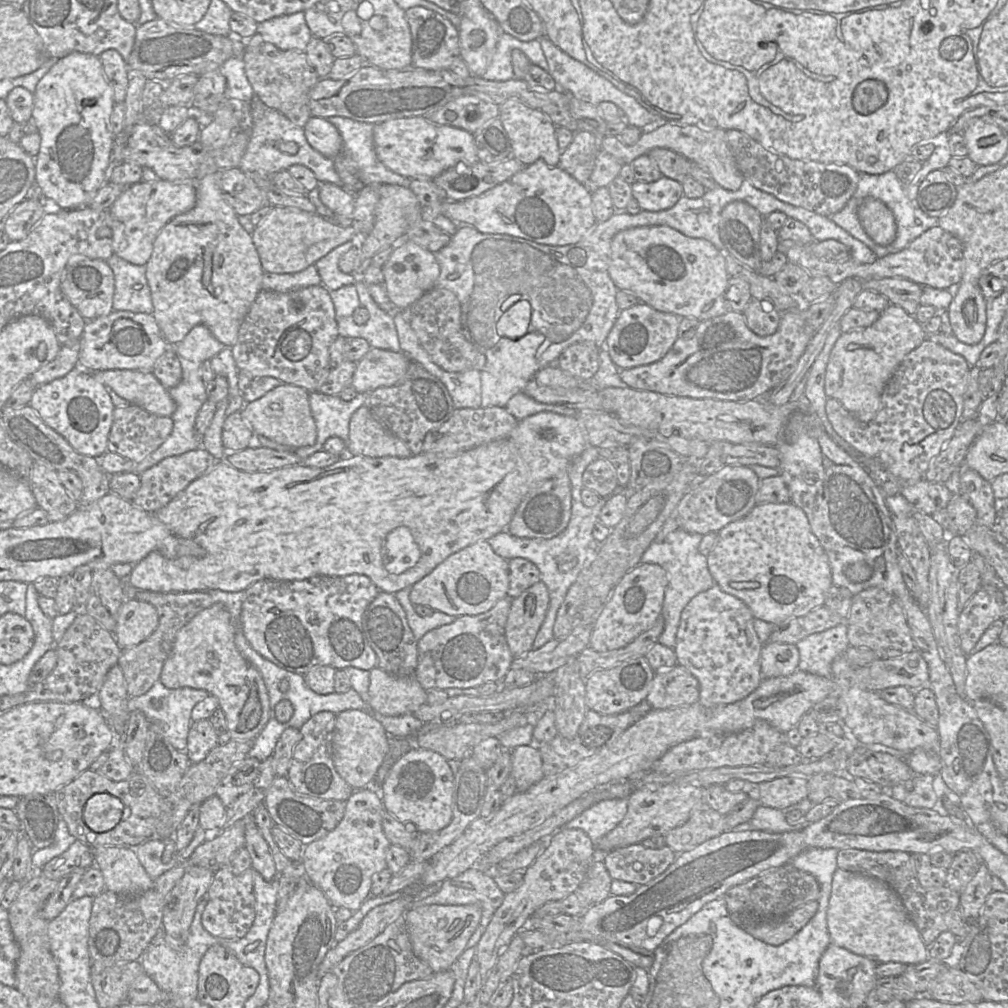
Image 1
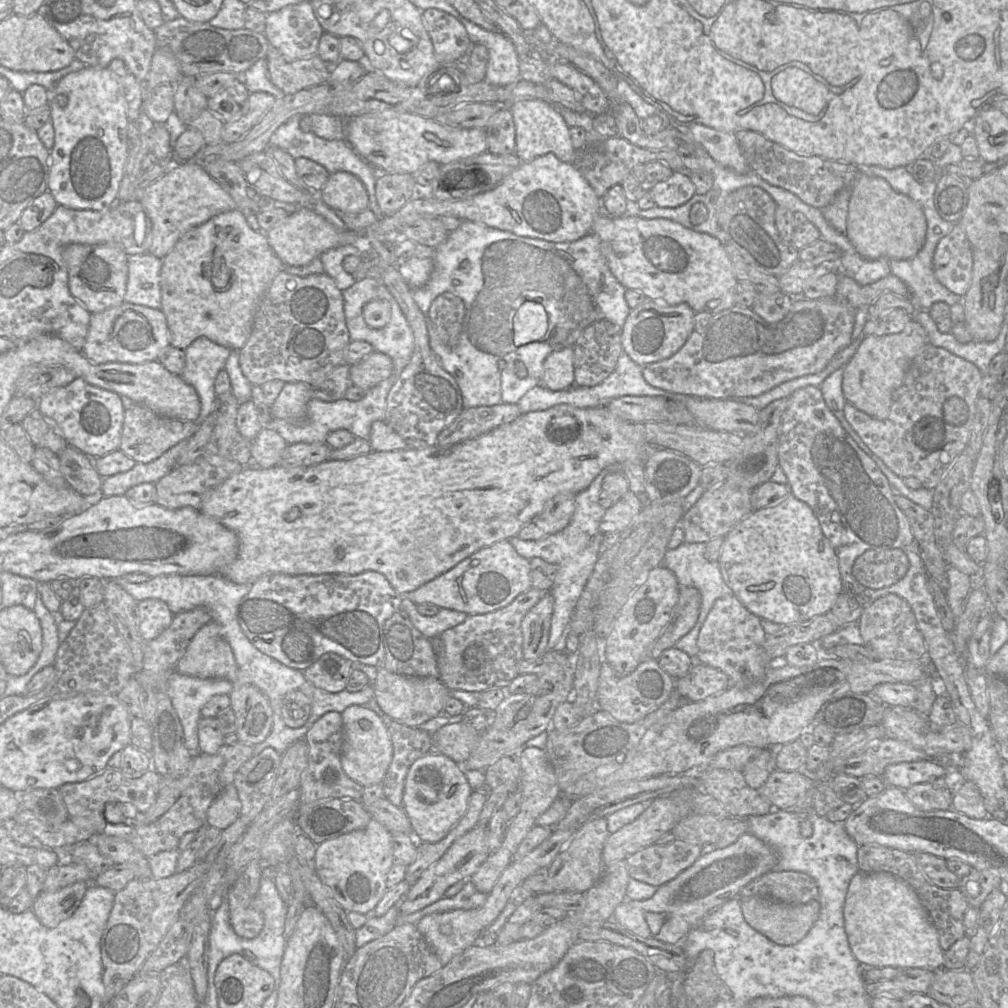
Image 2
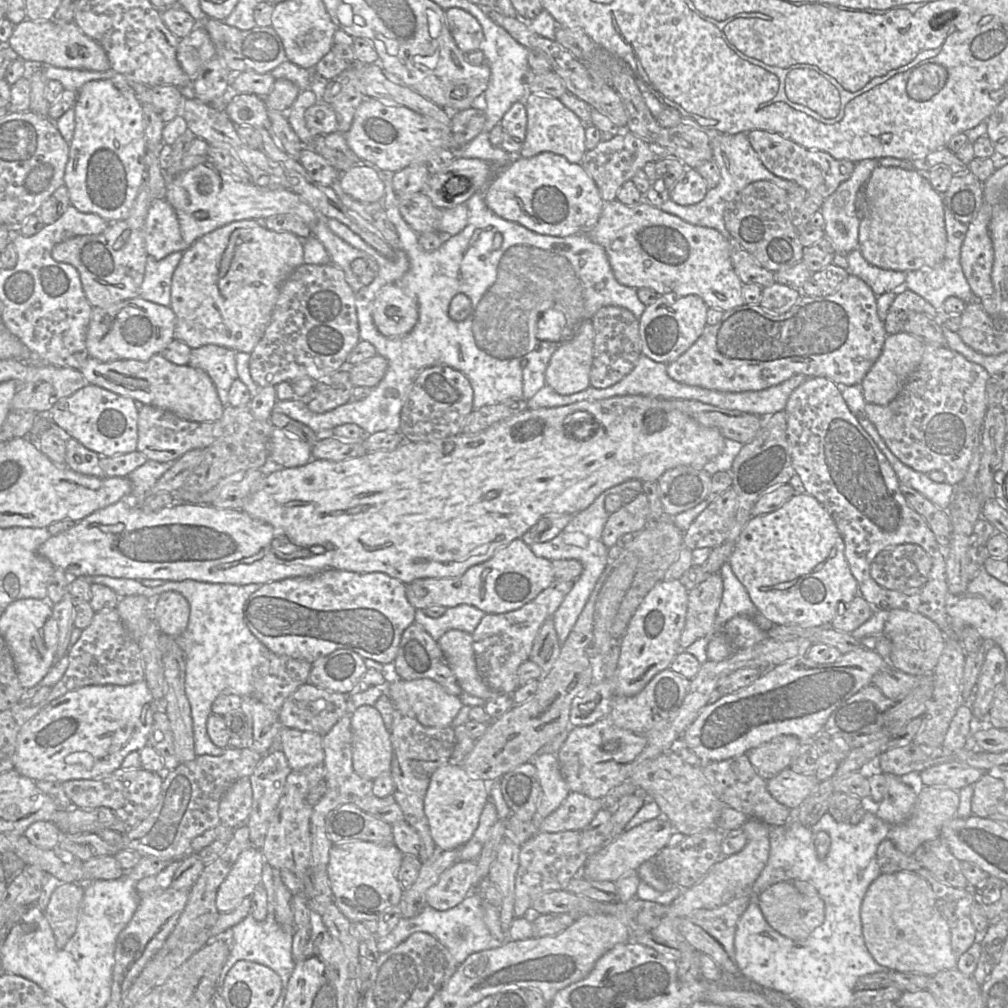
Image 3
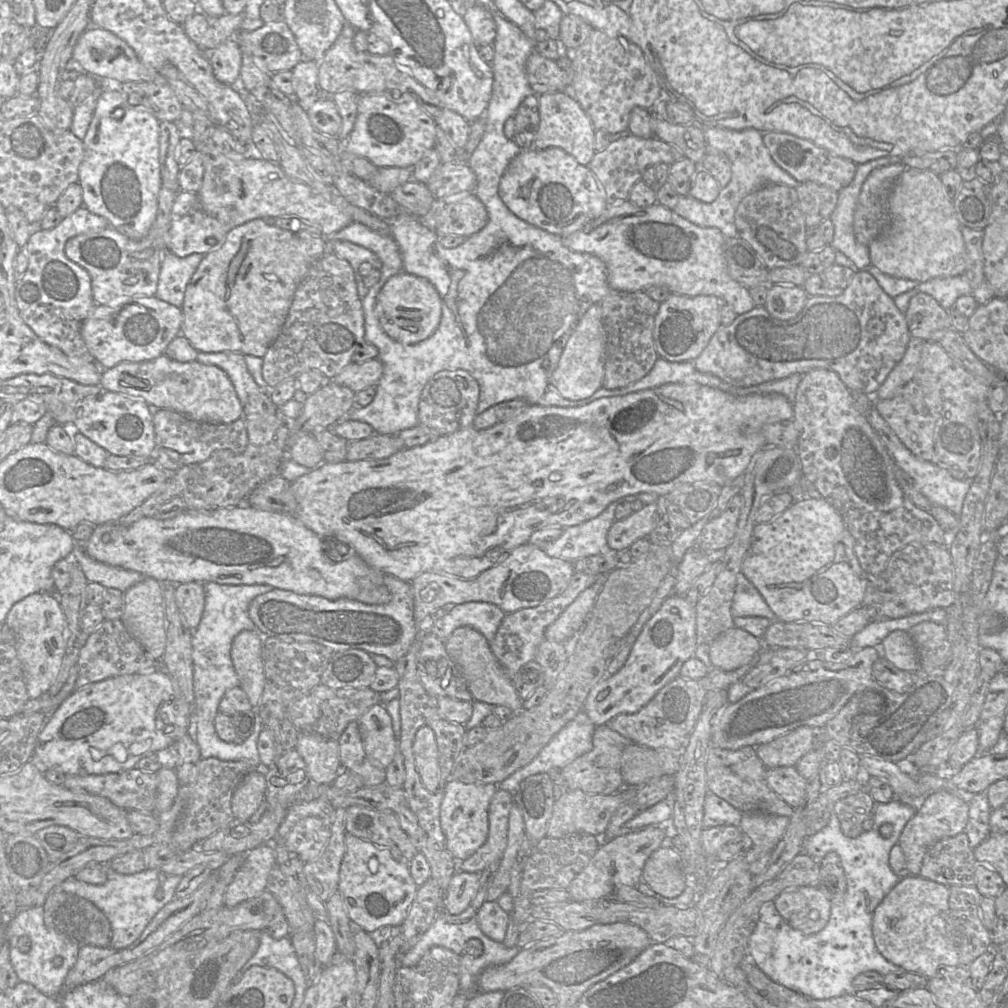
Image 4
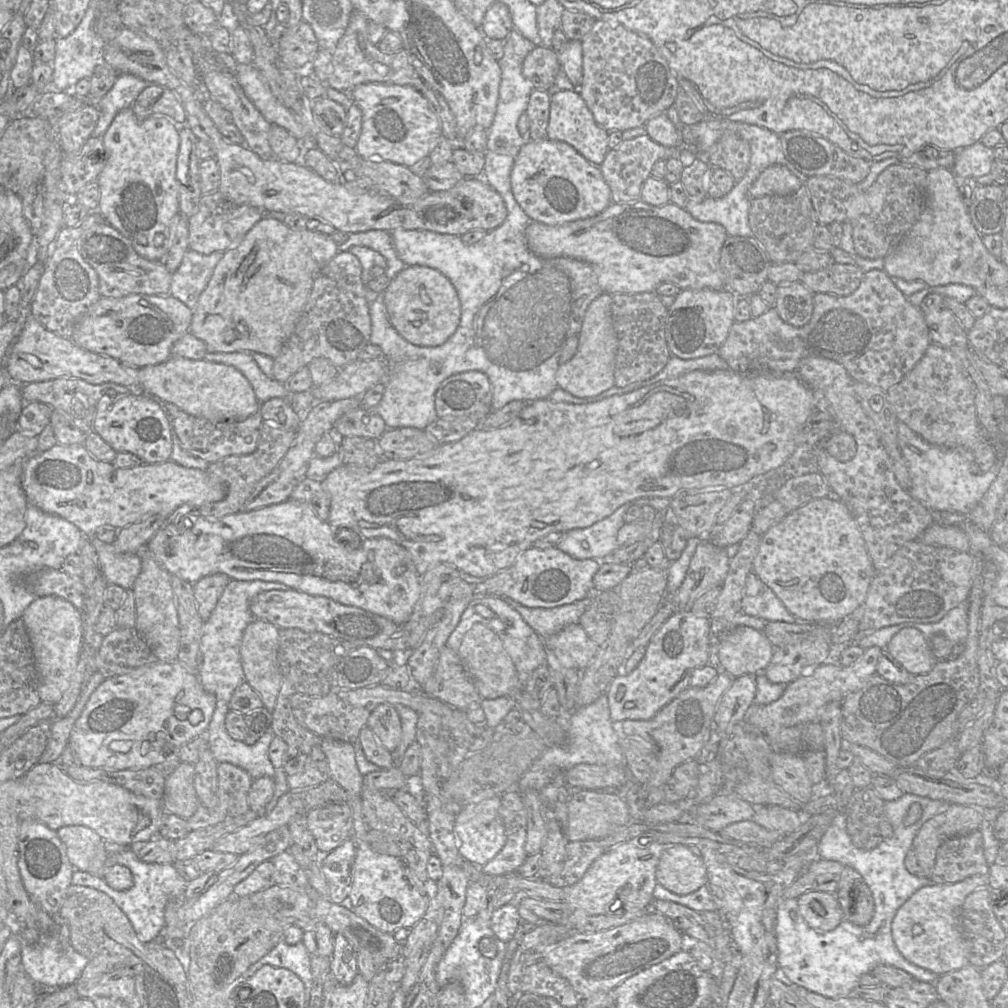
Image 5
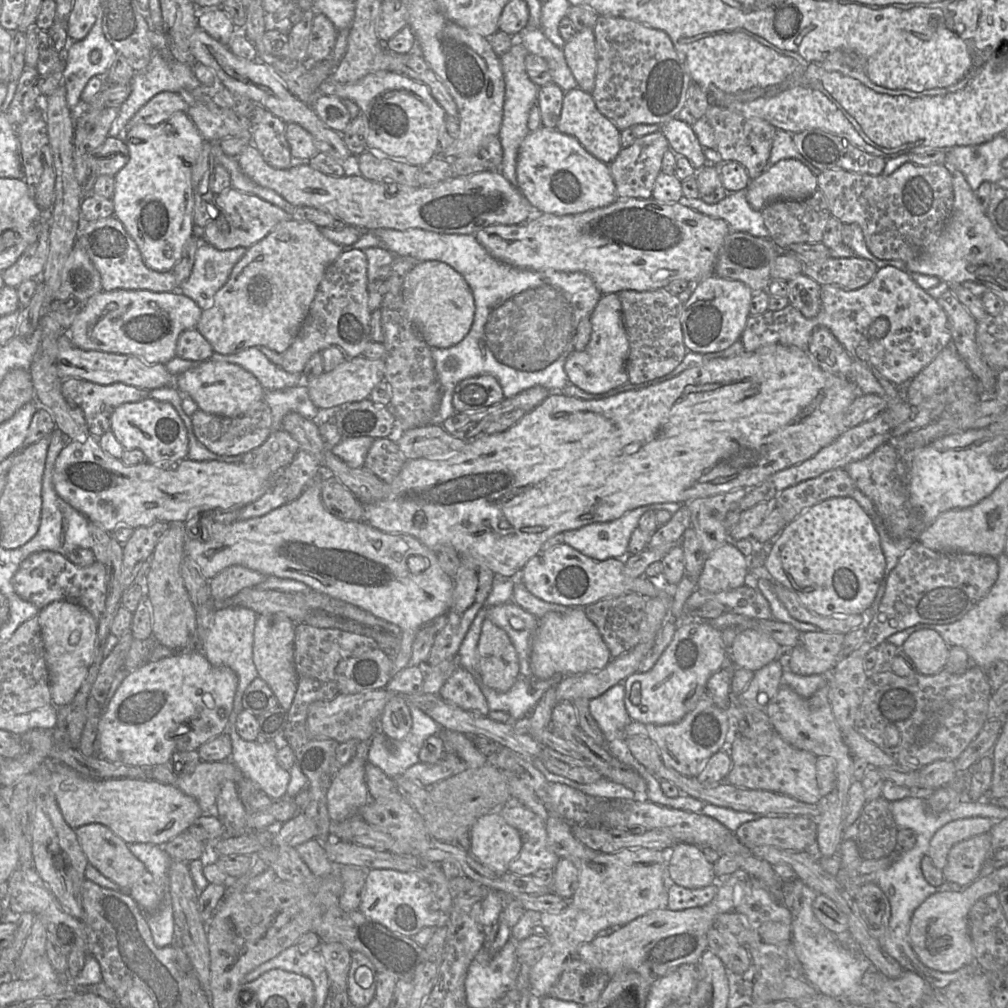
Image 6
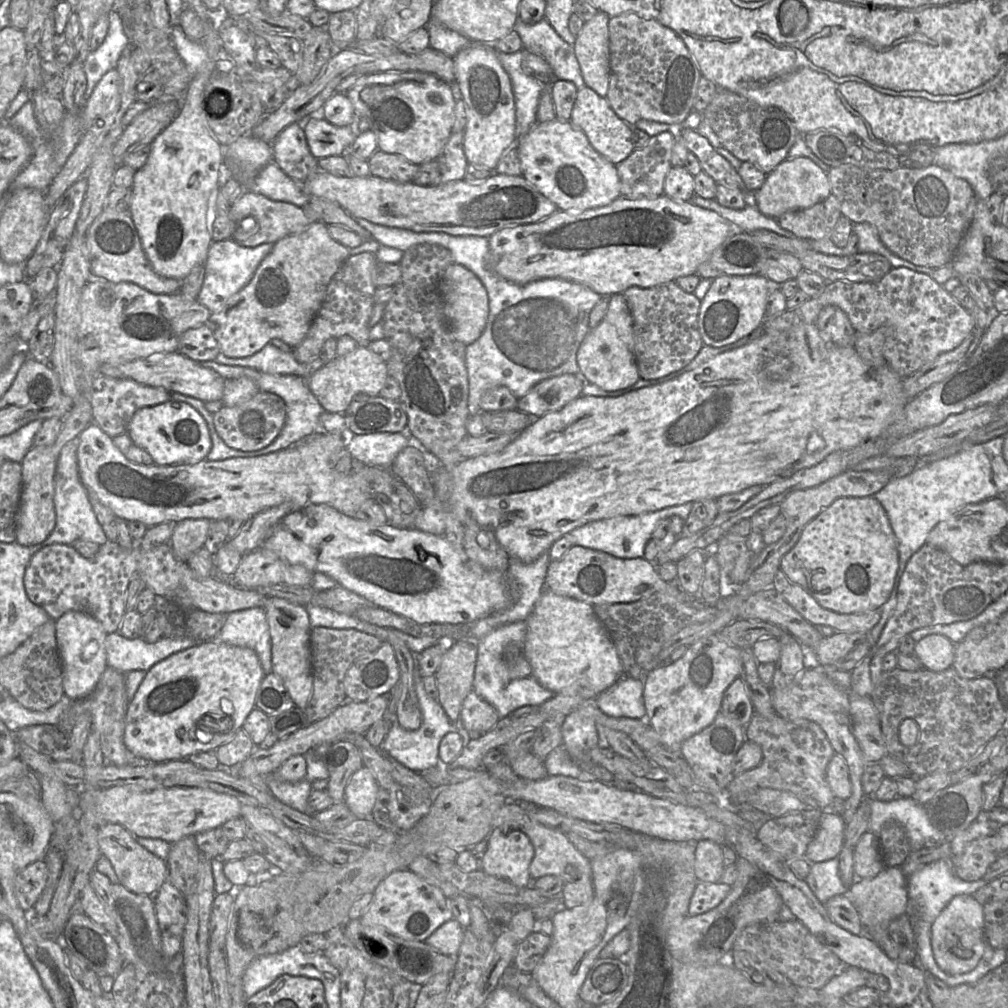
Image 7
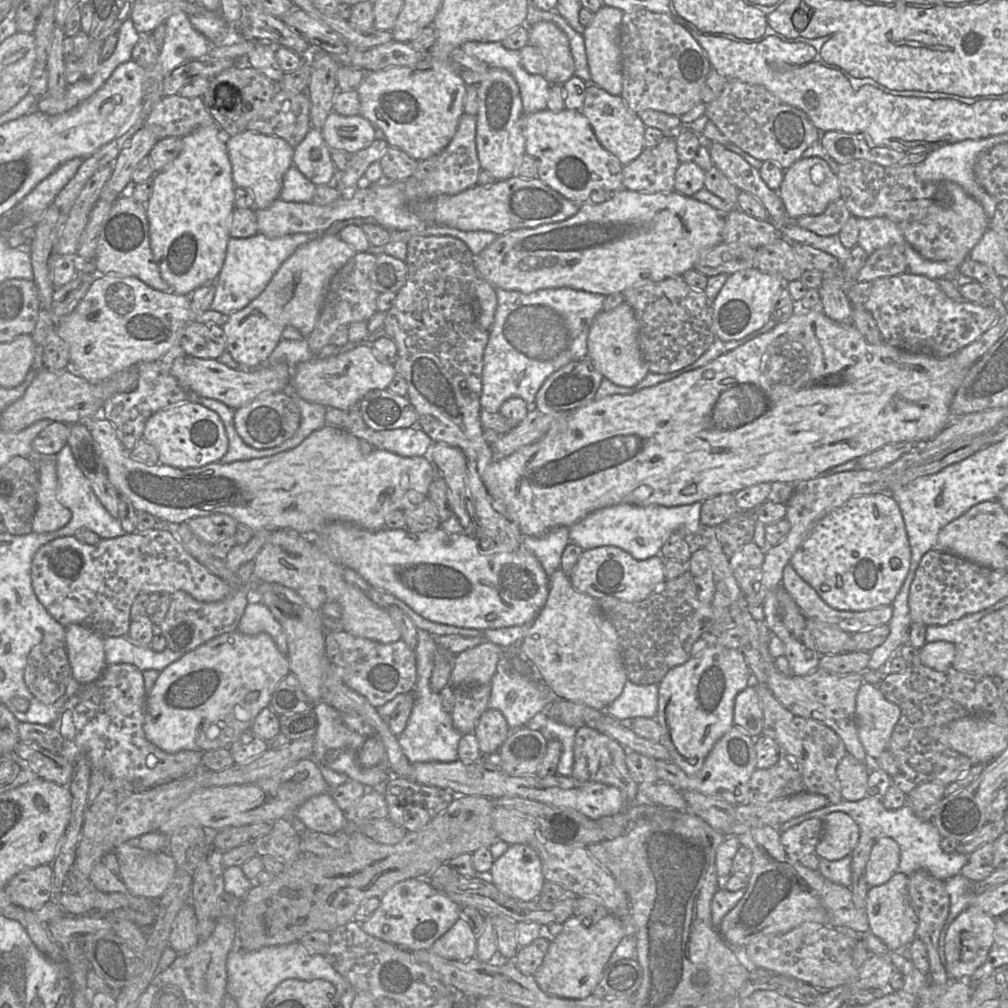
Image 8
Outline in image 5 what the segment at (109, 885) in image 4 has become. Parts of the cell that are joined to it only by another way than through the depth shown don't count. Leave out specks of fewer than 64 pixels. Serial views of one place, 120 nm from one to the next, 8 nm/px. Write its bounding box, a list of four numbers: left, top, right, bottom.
[71,848,187,942]

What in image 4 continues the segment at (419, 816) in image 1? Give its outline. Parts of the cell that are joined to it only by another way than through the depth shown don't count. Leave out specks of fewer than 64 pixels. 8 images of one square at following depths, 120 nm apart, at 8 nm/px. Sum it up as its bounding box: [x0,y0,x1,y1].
[440,778,498,861]

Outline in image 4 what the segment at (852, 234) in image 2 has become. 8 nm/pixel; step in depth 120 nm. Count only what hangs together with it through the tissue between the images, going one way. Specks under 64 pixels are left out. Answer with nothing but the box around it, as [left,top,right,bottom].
[868,168,971,282]

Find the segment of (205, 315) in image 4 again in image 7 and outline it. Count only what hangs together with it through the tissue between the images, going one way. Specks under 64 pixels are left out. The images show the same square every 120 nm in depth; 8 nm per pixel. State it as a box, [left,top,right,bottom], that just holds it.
[207,221,350,358]

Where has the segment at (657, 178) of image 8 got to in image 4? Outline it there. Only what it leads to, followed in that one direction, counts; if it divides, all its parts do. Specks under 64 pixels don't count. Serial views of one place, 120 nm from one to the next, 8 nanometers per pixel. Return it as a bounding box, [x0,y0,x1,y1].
[587,134,683,205]

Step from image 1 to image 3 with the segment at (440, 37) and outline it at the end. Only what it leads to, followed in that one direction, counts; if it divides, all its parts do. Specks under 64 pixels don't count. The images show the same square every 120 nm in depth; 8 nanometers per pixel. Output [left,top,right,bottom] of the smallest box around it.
[445,8,484,54]

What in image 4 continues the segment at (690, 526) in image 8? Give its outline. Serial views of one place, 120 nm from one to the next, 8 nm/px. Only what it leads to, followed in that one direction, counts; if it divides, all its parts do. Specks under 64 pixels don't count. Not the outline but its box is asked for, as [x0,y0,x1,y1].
[542,492,660,562]

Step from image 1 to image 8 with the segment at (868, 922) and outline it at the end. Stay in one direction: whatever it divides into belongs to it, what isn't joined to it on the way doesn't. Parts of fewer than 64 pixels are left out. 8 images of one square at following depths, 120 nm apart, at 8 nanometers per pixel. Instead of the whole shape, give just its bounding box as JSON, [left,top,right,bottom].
[943,906,996,981]

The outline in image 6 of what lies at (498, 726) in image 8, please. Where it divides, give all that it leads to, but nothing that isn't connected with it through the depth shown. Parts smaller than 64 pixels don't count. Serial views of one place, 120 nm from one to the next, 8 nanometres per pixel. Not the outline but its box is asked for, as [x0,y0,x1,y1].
[438,666,490,716]

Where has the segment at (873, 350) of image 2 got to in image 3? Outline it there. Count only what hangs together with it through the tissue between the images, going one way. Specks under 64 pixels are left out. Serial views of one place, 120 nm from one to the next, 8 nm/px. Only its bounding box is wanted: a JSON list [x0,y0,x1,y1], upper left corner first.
[860,333,924,405]

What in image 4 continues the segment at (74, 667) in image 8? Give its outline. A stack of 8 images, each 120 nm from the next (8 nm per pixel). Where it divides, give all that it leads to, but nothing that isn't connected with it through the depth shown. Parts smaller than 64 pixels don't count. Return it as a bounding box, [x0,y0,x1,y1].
[5,592,67,699]

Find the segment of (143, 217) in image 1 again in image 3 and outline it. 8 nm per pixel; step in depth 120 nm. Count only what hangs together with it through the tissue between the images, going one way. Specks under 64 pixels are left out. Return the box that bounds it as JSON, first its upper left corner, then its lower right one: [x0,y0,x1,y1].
[164,159,322,246]

